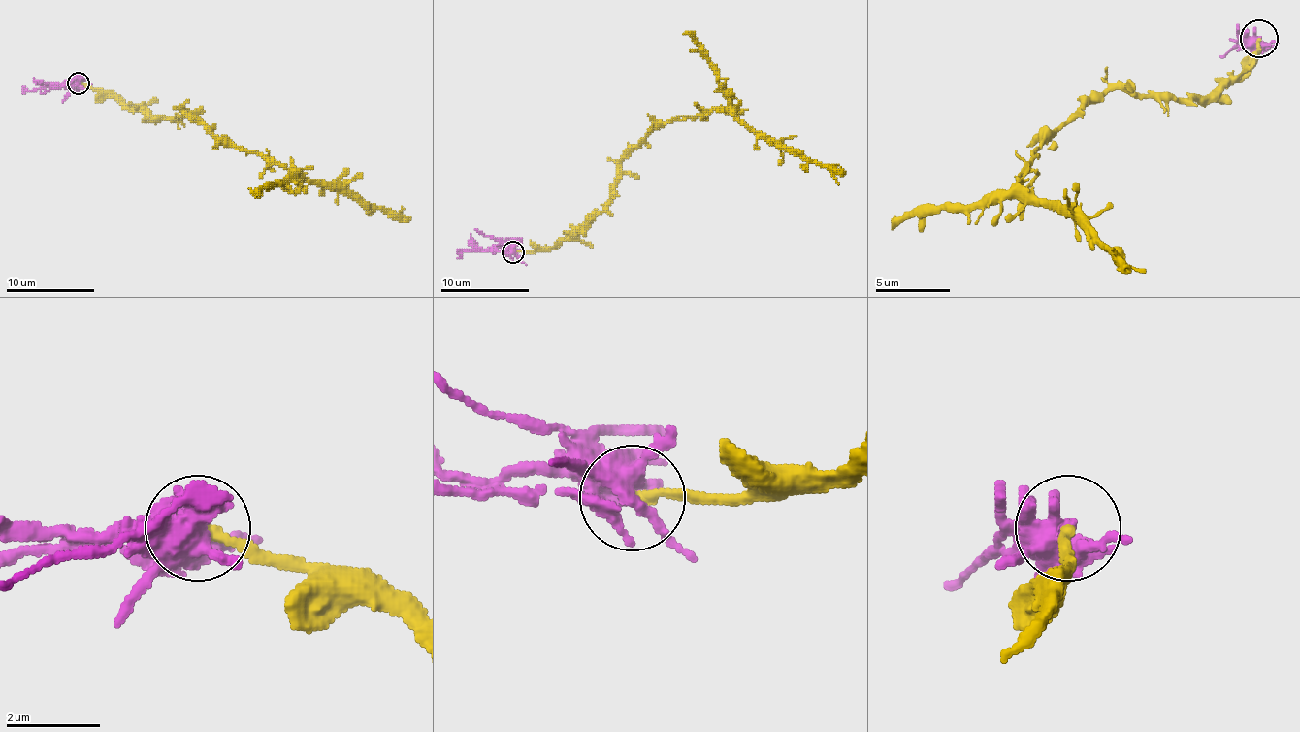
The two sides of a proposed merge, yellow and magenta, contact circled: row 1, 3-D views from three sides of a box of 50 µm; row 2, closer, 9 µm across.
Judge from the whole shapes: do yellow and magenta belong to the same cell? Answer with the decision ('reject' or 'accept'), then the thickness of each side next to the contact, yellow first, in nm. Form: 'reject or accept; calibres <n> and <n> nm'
reject; calibres 200 and 460 nm

